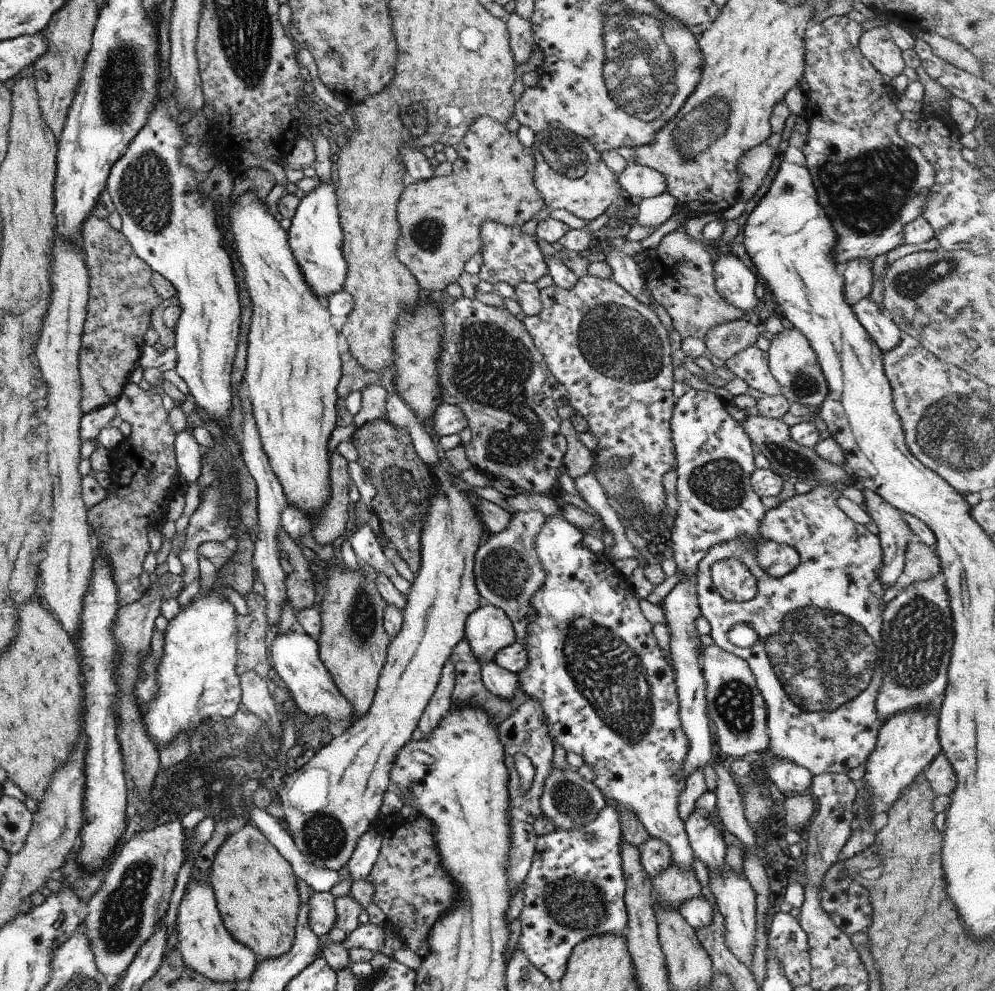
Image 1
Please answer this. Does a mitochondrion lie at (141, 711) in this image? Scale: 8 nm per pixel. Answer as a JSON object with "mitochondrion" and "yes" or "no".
{"mitochondrion":"no"}

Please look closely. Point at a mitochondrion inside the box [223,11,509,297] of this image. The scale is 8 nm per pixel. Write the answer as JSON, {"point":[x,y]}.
{"point":[427,235]}

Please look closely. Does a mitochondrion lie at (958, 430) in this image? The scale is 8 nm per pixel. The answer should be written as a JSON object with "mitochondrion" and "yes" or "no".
{"mitochondrion":"yes"}

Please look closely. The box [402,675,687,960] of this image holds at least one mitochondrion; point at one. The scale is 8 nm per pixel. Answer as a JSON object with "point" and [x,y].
{"point":[575,904]}

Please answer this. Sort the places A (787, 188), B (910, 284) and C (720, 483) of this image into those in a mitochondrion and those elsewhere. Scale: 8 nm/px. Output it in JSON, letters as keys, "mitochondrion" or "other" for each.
{"A":"other","B":"mitochondrion","C":"mitochondrion"}

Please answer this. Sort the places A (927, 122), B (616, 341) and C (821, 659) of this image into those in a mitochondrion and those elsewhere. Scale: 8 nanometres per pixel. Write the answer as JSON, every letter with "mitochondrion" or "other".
{"A":"other","B":"mitochondrion","C":"mitochondrion"}

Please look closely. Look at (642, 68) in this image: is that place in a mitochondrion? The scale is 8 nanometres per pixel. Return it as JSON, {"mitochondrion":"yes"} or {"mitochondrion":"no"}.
{"mitochondrion":"yes"}

